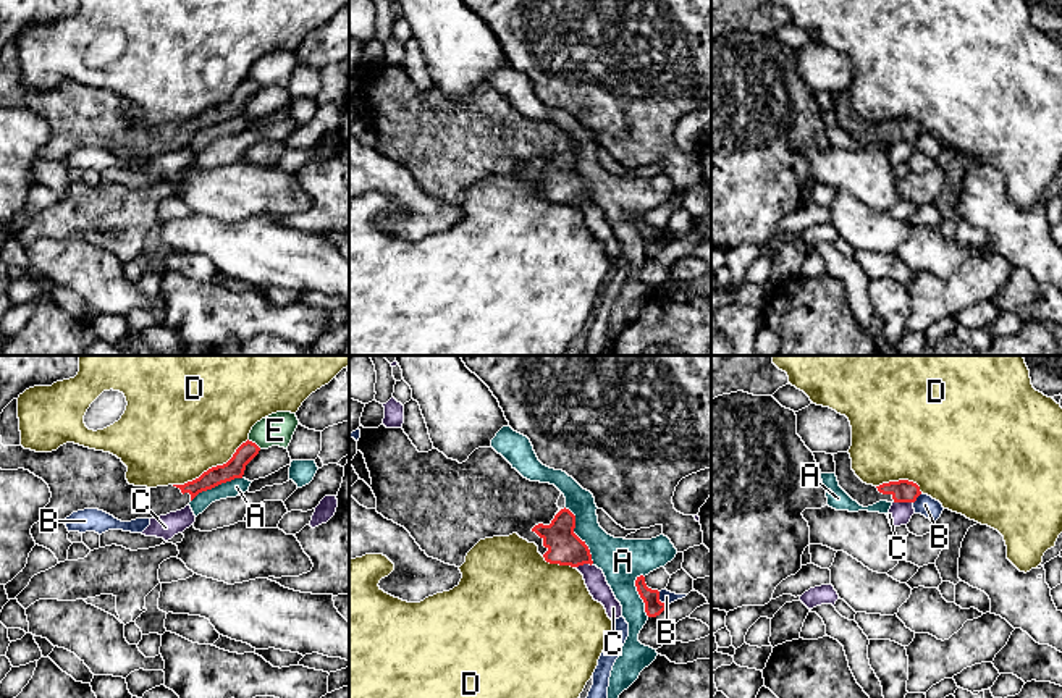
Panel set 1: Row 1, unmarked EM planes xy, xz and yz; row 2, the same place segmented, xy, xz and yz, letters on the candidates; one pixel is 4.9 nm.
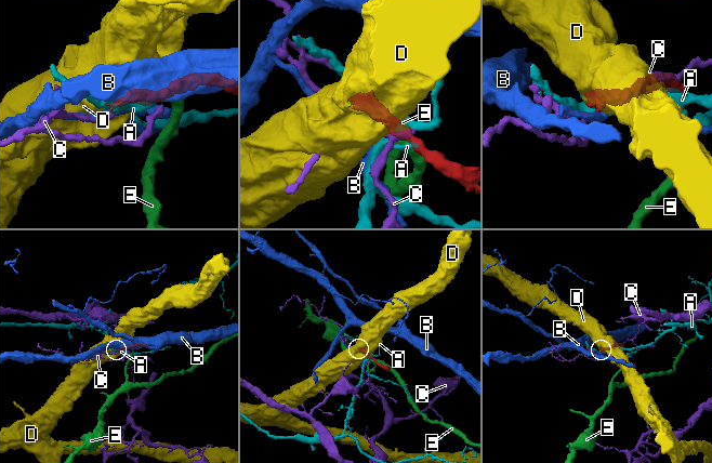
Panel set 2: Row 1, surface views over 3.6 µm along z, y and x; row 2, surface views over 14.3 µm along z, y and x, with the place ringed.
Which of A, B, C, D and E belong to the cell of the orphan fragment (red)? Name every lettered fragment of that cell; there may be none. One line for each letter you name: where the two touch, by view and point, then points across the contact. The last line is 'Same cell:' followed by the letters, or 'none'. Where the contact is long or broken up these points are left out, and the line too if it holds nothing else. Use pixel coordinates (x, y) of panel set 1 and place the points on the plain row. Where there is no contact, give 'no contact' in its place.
Same cell: none

